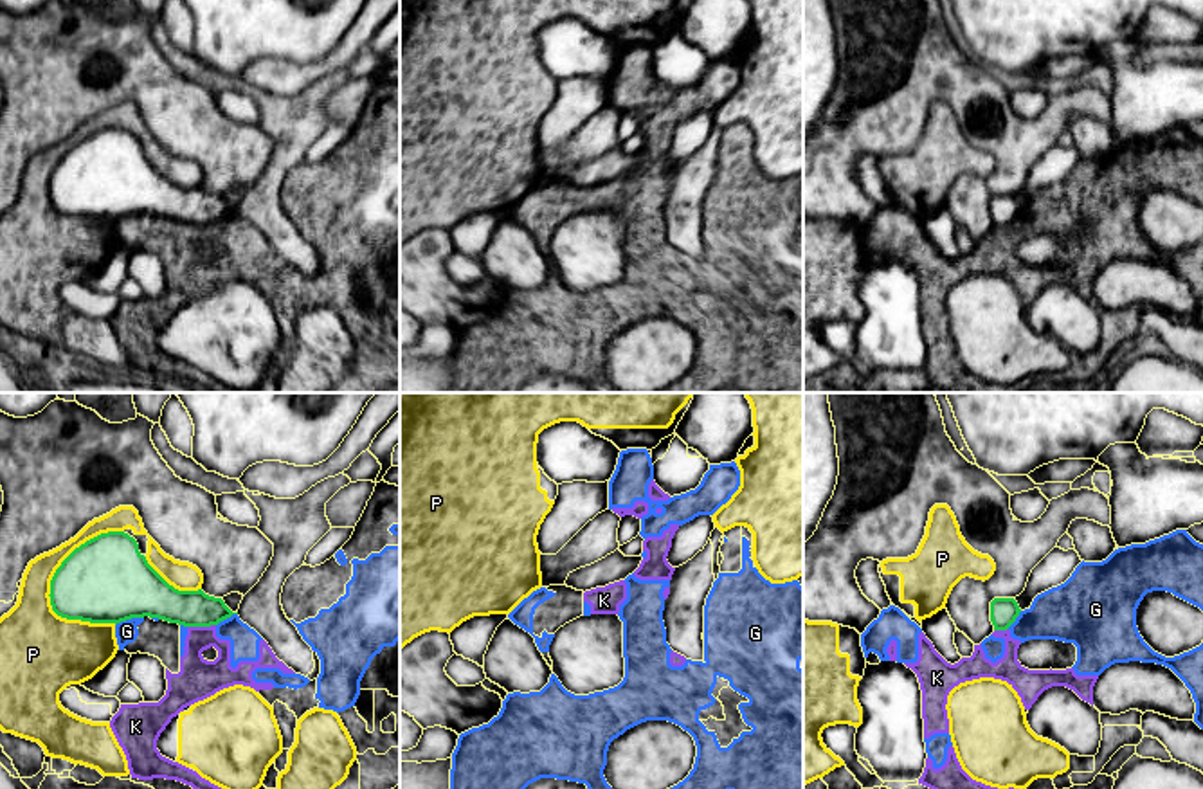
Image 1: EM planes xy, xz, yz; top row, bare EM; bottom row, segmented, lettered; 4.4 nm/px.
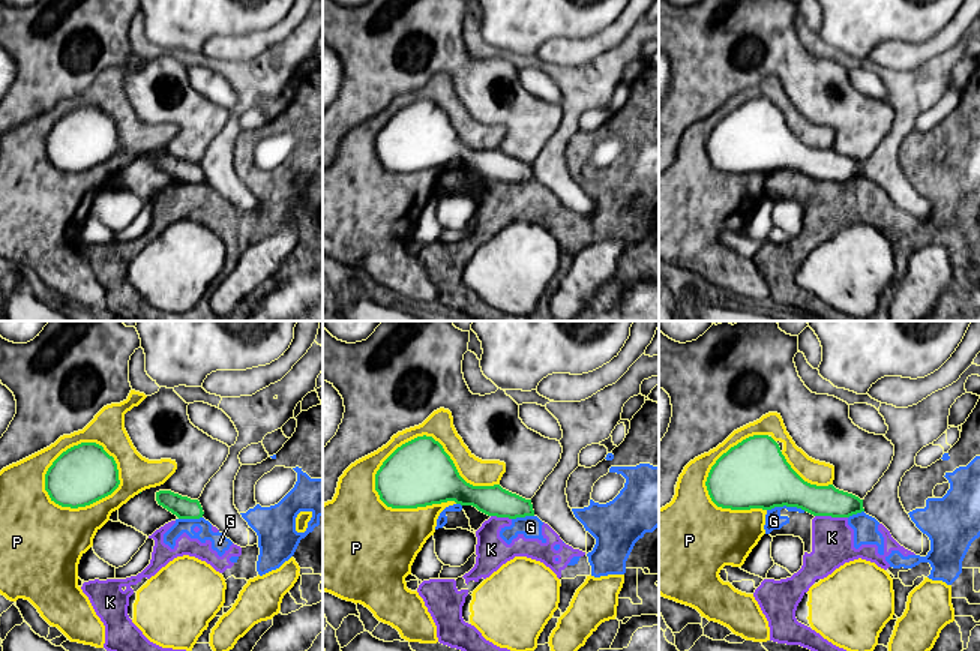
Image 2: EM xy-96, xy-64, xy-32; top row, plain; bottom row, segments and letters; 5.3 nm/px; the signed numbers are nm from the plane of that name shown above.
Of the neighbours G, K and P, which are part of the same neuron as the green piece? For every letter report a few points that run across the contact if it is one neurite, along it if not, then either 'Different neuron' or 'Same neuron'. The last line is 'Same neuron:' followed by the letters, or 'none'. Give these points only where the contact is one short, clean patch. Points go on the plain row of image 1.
G: Different neuron
K: Line: xy (215, 220), (188, 224). Different neuron
P: Different neuron
Same neuron: none

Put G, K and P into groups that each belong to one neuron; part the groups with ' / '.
G K / P

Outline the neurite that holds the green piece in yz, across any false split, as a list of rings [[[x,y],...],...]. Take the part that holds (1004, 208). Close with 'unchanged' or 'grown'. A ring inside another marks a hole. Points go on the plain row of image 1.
[[[994,195],[990,198],[990,218],[994,227],[1007,227],[1019,209],[1021,205],[1014,195]]] | unchanged

